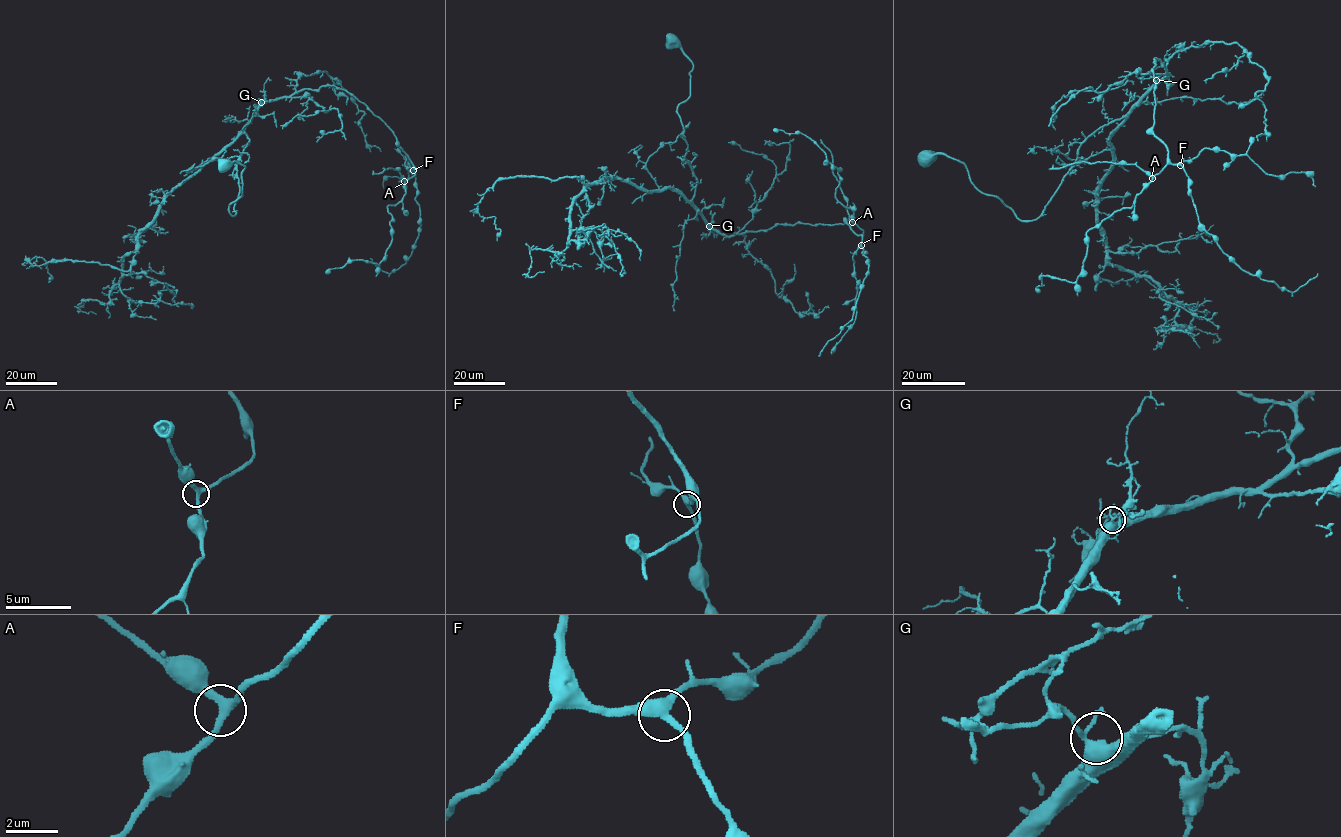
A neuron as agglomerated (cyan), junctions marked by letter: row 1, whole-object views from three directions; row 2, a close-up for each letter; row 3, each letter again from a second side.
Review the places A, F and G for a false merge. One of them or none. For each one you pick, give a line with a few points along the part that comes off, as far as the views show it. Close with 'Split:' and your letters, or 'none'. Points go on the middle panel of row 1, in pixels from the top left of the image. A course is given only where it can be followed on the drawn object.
Split: none

